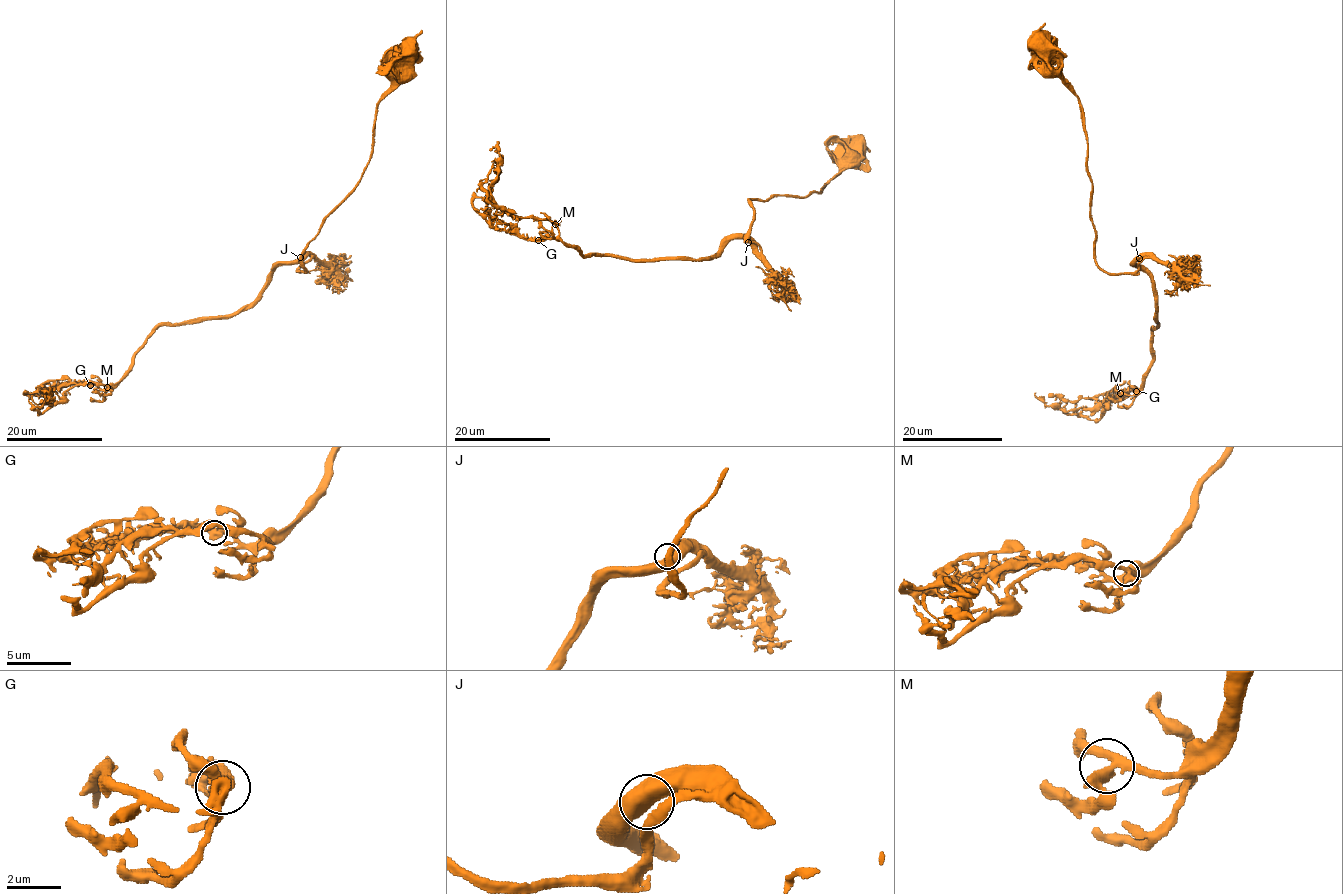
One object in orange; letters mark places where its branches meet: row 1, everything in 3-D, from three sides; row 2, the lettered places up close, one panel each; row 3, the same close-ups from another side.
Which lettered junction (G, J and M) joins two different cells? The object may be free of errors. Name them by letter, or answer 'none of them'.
none of them

